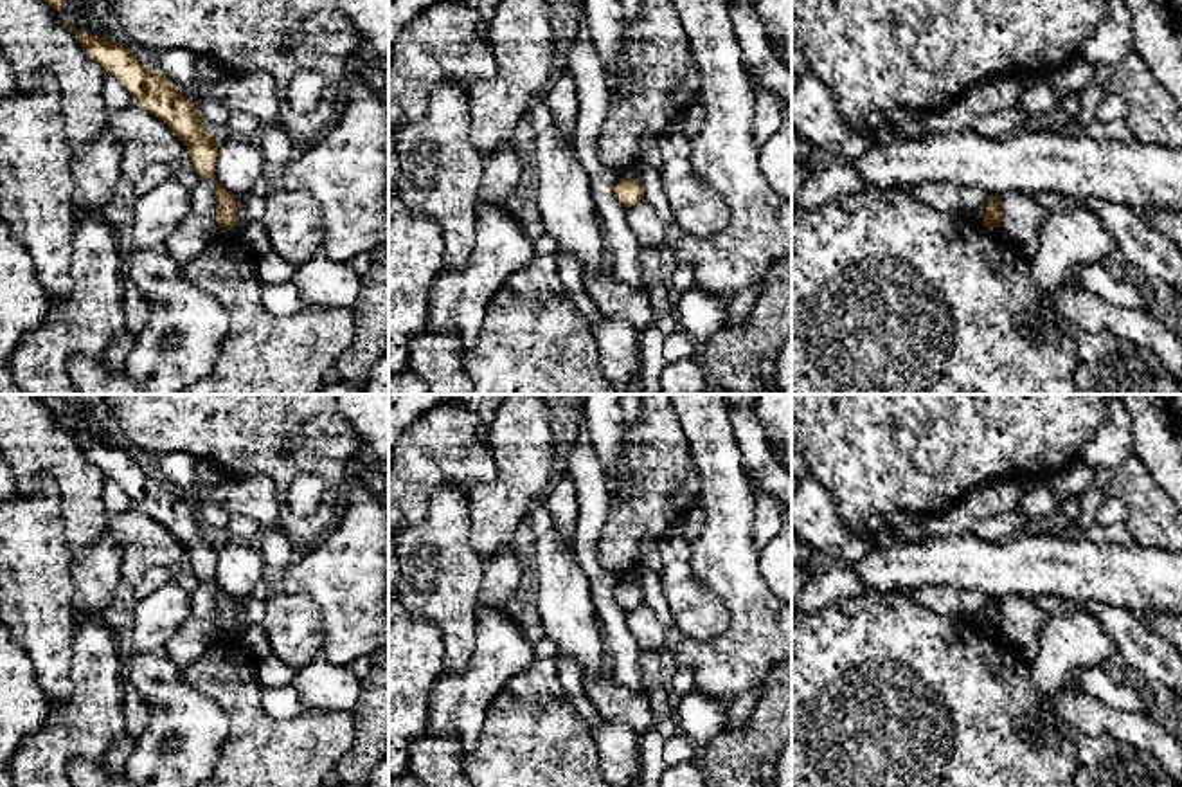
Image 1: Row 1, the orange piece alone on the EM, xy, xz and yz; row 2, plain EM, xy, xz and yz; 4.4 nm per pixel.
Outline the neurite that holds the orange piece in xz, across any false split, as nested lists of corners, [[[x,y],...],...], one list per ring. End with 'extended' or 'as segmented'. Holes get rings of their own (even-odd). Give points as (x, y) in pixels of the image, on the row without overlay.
[[[622,580],[615,589],[615,602],[628,612],[644,603],[644,593],[635,582]]] | as segmented

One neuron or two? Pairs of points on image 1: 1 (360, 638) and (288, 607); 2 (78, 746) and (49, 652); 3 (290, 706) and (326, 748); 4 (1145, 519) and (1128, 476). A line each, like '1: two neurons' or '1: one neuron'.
1: two neurons
2: two neurons
3: two neurons
4: one neuron

